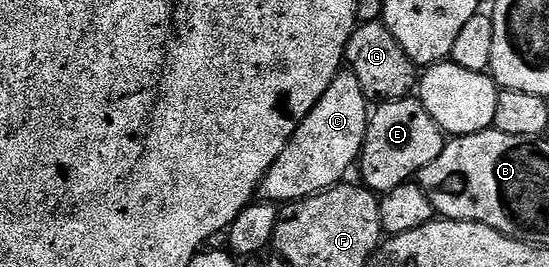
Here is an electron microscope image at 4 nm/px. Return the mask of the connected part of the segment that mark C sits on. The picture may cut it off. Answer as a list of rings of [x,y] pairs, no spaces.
[[[348,69],[338,71],[327,93],[323,93],[323,97],[319,97],[319,101],[305,114],[283,153],[279,153],[275,165],[267,169],[259,188],[260,198],[284,205],[336,187],[352,167],[354,170],[361,158],[370,114],[371,103],[363,93],[363,85],[359,85],[359,77]]]

